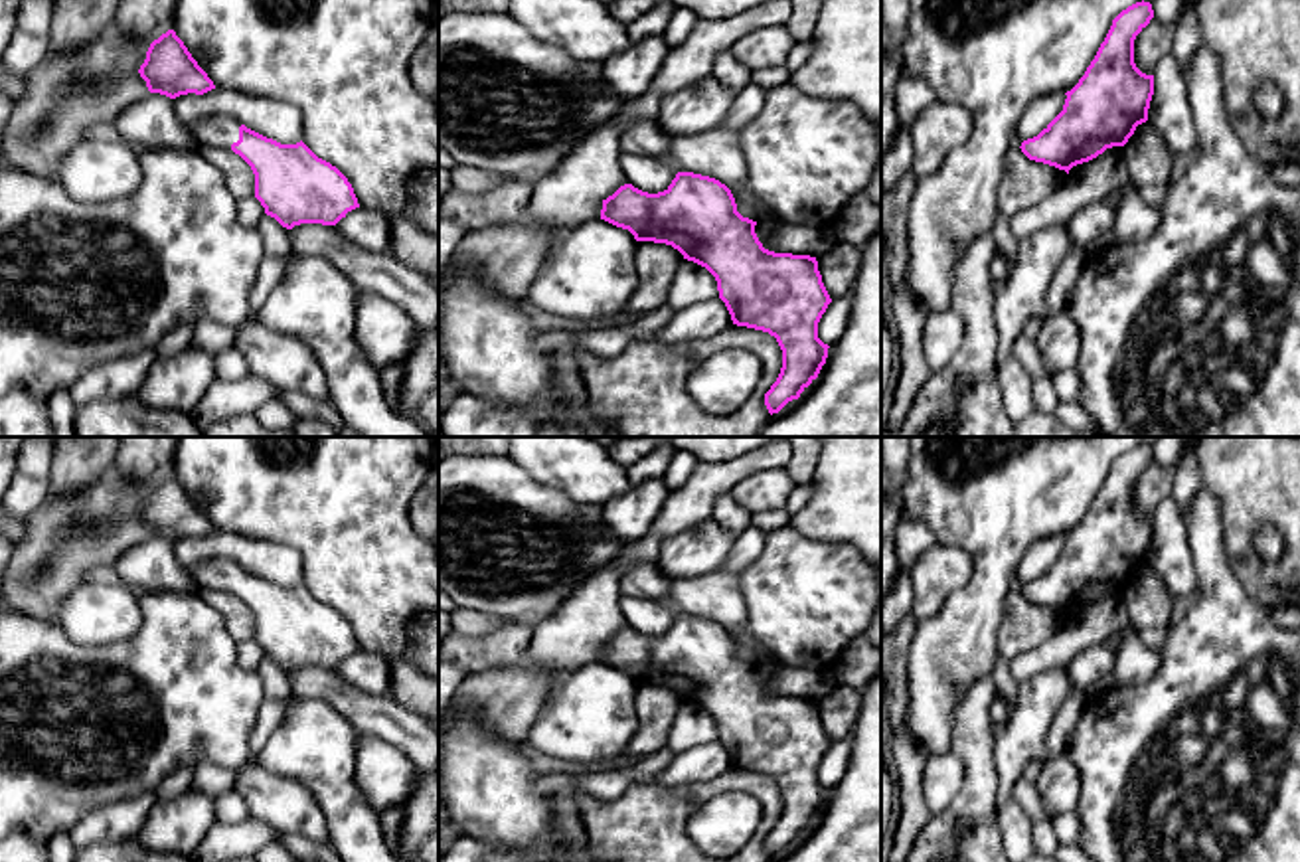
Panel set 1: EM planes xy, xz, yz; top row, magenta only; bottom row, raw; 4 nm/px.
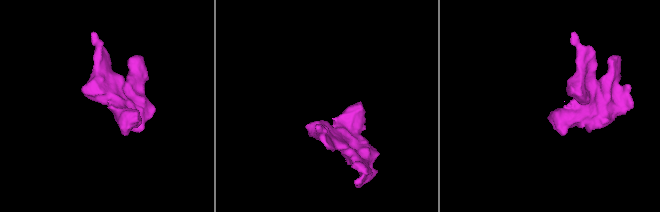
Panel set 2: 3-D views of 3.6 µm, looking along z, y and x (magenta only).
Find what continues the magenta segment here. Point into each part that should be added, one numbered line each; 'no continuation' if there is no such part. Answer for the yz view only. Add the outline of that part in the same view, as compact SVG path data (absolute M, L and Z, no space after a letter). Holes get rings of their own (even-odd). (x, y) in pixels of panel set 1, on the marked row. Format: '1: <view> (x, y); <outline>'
no continuation

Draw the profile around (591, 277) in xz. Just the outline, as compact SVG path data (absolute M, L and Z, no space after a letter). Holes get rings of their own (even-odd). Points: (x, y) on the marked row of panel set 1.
M589 219L563 239L524 299L561 318L609 326L636 289L636 247L628 229Z

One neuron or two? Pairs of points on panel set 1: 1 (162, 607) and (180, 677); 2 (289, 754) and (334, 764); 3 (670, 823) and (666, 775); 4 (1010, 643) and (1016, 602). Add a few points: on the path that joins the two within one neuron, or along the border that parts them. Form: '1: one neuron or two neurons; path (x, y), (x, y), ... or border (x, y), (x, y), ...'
1: one neuron; path (176, 625), (180, 631), (180, 659)
2: one neuron; path (301, 754), (319, 754), (323, 758)
3: two neurons; border (712, 779), (680, 785), (654, 783)
4: one neuron; path (1016, 633), (1016, 611)

